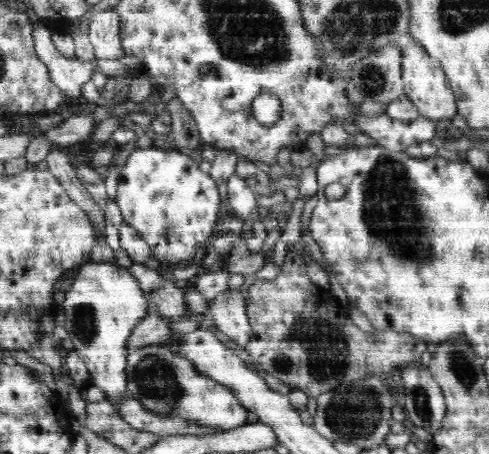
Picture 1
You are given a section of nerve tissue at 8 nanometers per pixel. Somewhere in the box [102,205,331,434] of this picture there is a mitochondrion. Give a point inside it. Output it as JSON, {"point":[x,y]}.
{"point":[156,380]}

